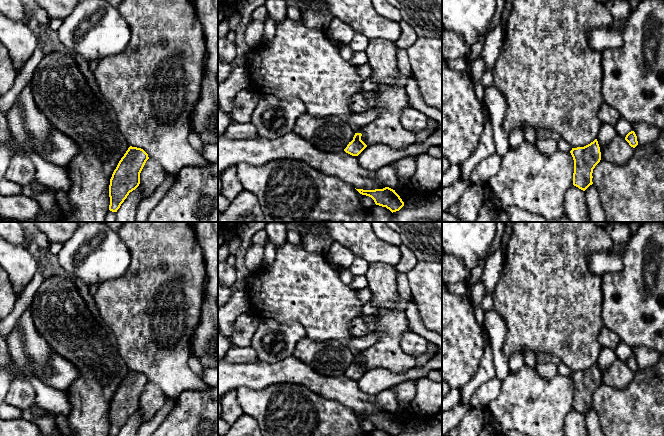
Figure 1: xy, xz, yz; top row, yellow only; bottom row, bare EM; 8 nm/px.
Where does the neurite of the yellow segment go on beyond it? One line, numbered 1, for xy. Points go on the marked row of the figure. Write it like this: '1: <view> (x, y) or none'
1: none

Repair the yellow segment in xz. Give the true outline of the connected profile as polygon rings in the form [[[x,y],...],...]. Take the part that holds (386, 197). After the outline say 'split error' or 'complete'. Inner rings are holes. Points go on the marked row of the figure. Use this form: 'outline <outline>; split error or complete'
outline [[[385,187],[383,189],[375,190],[363,190],[356,189],[360,194],[371,197],[376,205],[386,207],[392,213],[399,211],[403,206],[404,202],[395,190]]]; complete

